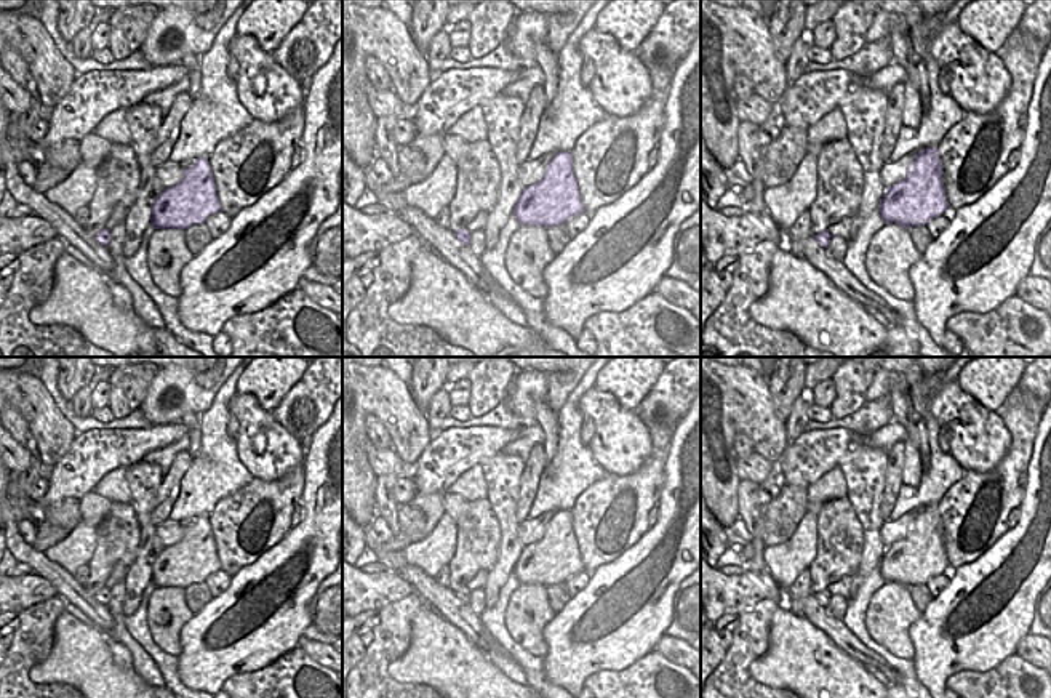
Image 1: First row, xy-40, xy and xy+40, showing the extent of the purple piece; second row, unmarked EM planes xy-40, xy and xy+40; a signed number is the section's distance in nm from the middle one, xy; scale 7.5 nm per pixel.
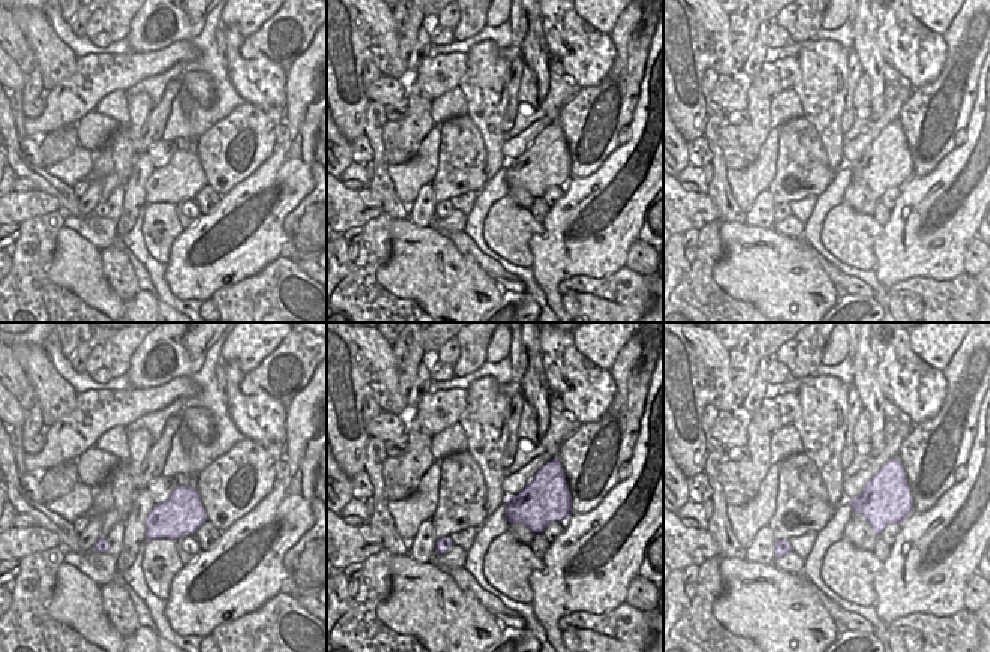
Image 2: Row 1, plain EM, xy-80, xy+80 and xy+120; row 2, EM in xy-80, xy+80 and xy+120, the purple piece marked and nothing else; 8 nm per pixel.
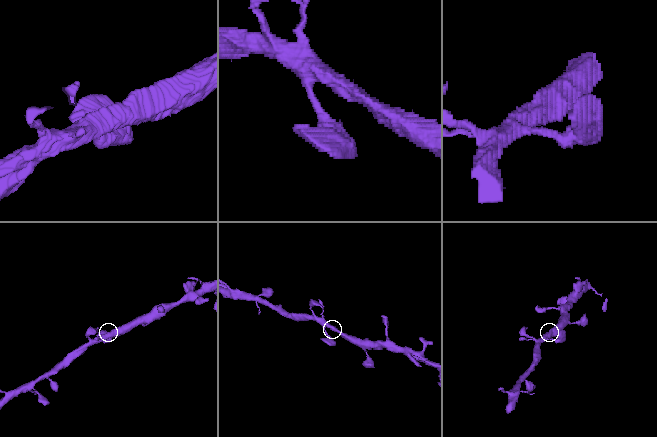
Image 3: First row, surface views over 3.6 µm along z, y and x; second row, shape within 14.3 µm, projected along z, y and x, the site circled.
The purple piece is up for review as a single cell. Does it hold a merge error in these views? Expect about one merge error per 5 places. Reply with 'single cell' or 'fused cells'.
single cell

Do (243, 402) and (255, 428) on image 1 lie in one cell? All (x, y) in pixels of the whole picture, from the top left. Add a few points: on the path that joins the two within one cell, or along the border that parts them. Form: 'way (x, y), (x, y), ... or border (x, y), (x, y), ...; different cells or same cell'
way (247, 409), (253, 421); same cell

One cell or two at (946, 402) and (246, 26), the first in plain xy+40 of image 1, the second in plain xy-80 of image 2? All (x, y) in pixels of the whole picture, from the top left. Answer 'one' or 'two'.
two

